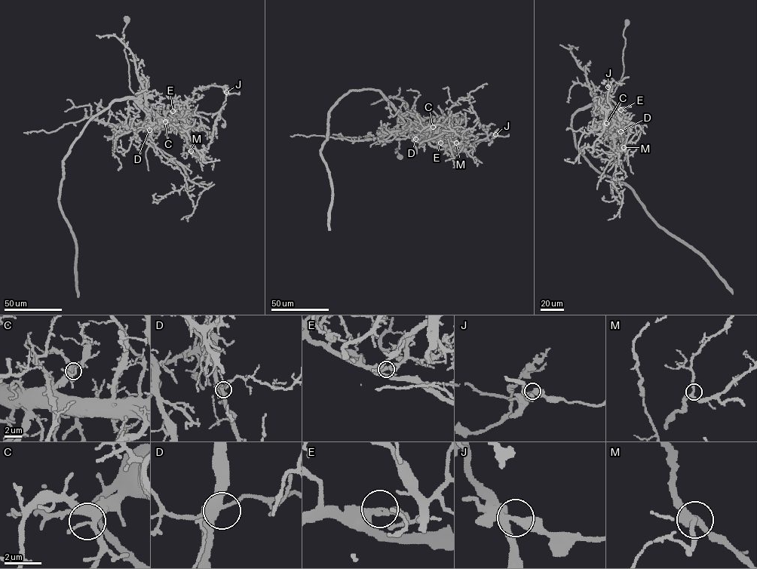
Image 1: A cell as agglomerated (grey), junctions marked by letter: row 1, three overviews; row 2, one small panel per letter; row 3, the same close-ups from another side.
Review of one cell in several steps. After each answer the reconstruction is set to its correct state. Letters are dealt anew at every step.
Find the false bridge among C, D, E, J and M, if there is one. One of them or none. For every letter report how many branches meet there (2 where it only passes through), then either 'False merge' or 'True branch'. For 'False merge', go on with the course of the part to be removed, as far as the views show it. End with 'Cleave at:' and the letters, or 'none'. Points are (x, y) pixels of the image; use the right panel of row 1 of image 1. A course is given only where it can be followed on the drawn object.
C: Branches: 3. True branch
D: Branches: 3. True branch
E: Branches: 3. False merge. Course of the part to remove: (620, 109), (611, 109), (625, 147), (616, 163), (612, 186), (621, 205), (608, 219)
J: Branches: 3. True branch
M: Branches: 3. True branch
Cleave at: E

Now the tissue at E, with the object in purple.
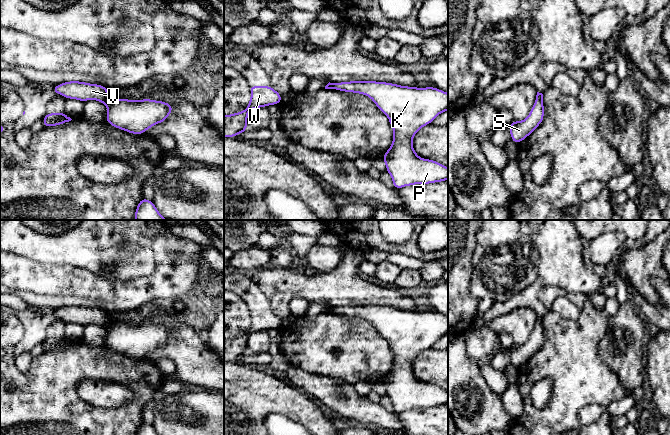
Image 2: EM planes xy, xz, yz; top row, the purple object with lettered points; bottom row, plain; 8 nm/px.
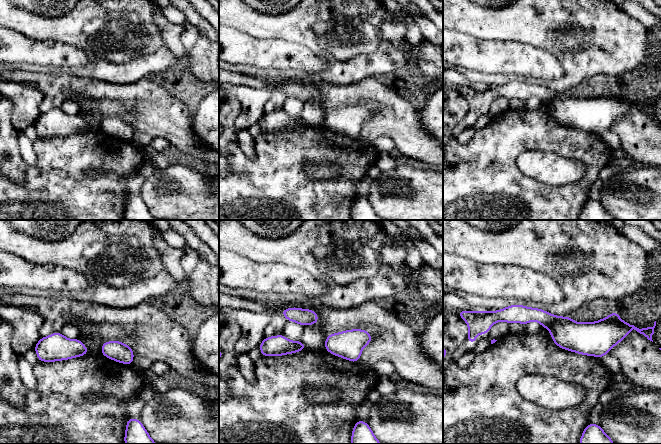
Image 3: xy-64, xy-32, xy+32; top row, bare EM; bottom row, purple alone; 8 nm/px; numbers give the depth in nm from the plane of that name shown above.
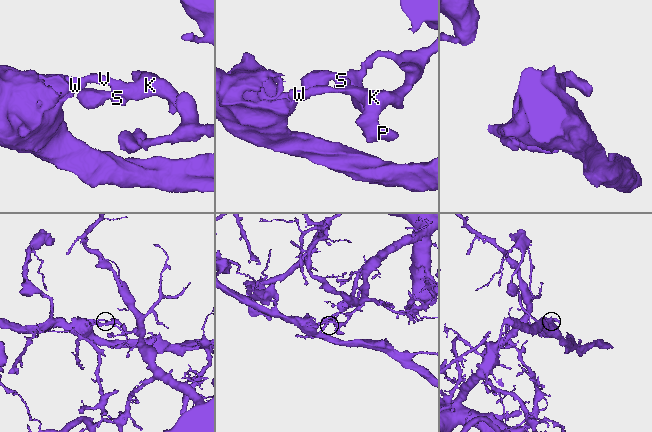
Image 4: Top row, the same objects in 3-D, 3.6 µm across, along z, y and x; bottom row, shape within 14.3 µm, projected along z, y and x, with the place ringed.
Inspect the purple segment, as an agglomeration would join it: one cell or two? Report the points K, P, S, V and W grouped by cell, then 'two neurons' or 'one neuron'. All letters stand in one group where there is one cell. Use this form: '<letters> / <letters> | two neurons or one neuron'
K P S / V W | two neurons

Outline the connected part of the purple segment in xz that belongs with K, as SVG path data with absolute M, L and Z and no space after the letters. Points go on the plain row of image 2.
M348 305L337 309L339 315L368 320L388 341L394 360L382 383L394 413L448 403L447 391L422 383L412 368L414 359L422 351L448 335L448 317L436 311L418 312L378 305Z

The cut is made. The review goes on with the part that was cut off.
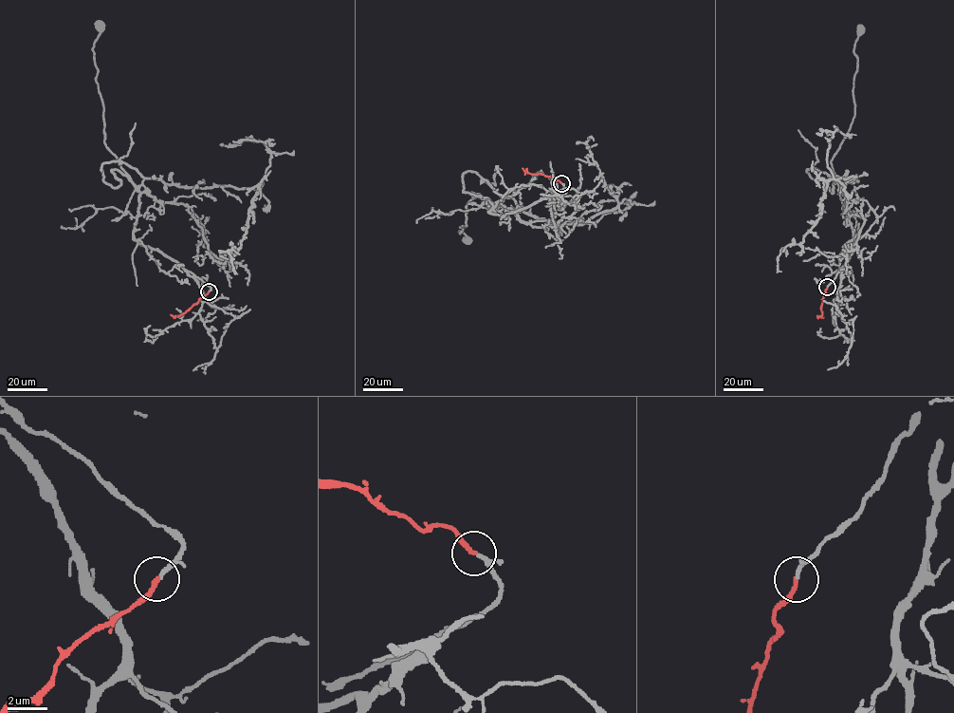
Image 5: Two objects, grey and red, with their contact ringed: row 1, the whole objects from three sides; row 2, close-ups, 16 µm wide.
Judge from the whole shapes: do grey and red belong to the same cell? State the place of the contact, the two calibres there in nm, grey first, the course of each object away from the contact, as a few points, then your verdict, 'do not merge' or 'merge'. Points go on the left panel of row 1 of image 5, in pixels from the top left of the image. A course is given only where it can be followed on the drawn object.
at (209, 291); 150 nm thick on the grey side, 220 nm on the other; grey runs (209, 291), (209, 286), (176, 262), (134, 238), (139, 191), (104, 141), (102, 101), (93, 47), (99, 26); red runs (209, 291), (184, 313), (174, 317), (170, 314); merge

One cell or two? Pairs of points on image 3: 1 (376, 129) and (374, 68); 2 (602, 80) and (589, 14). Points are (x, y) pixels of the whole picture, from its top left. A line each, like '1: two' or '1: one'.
1: two
2: two

